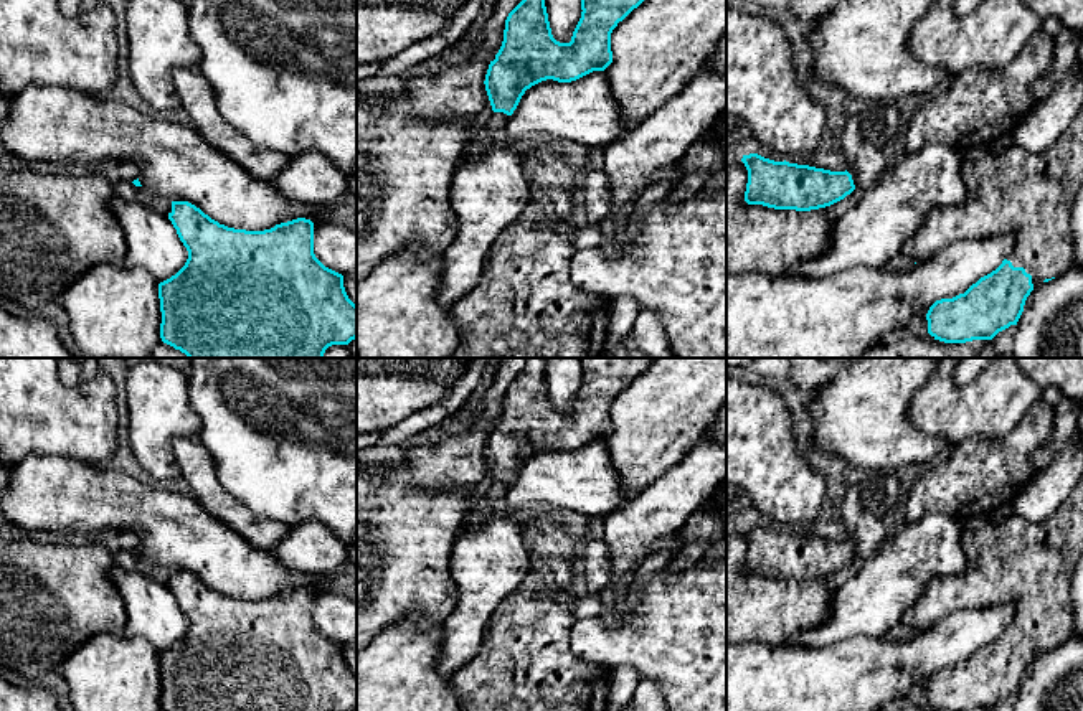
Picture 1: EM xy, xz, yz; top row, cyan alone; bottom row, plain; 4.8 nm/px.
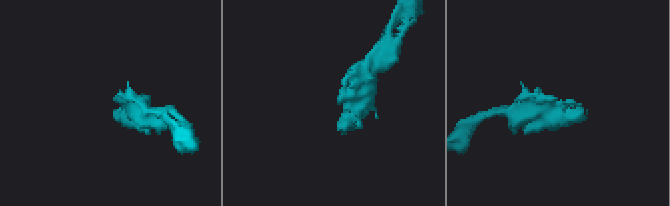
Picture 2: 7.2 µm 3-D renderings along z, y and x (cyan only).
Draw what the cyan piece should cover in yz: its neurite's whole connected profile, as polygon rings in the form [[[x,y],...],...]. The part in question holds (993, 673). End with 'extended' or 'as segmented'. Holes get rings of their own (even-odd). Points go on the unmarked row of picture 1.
[[[1083,472],[1066,500],[1043,521],[1032,523],[1009,515],[979,531],[964,531],[962,548],[967,567],[959,576],[939,576],[903,612],[900,624],[916,632],[931,629],[941,619],[971,609],[1004,604],[1015,607],[1014,619],[991,643],[964,663],[936,670],[928,683],[928,703],[939,711],[992,709],[1017,695],[1027,666],[1042,652],[1065,643],[1073,635],[1070,584],[1073,567],[1083,556]]]; extended

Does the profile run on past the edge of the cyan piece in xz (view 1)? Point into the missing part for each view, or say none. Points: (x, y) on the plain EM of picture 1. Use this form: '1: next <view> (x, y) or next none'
1: next none

